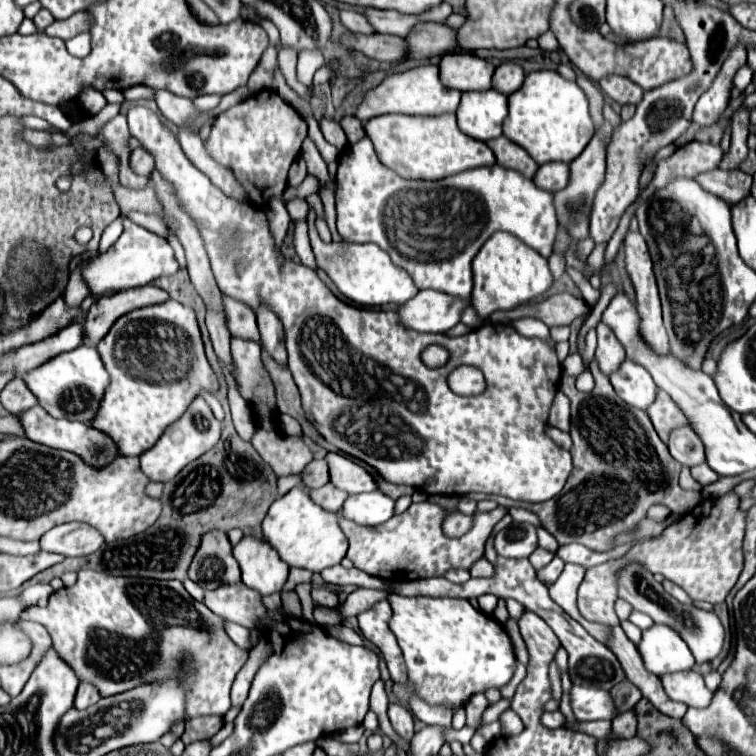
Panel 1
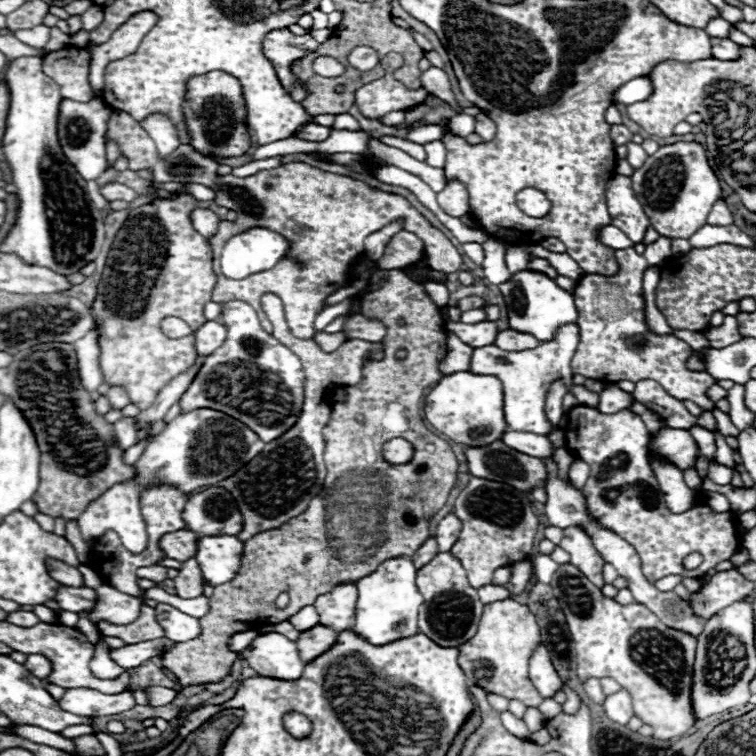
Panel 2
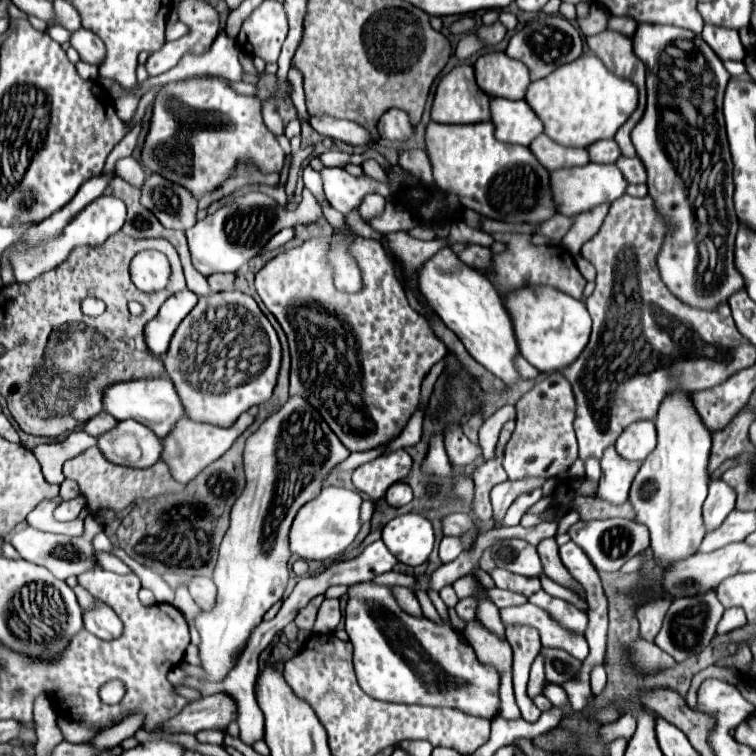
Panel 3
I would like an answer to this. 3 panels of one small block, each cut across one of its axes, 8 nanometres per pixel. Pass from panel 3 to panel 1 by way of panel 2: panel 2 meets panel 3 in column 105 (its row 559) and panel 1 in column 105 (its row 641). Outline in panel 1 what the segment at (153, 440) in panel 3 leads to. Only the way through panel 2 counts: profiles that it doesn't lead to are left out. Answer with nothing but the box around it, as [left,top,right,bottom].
[22,406,120,470]

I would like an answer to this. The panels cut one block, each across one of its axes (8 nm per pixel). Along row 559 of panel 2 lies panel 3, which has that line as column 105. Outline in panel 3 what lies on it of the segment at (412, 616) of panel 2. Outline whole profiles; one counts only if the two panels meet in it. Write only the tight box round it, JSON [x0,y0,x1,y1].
[104,378,186,438]

